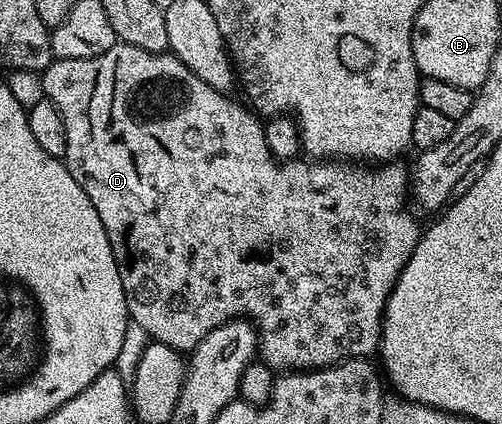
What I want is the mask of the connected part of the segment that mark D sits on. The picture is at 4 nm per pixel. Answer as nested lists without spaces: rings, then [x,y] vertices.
[[[121,41],[114,42],[112,49],[108,49],[108,53],[100,53],[96,57],[54,59],[50,66],[41,72],[40,79],[42,79],[41,94],[45,98],[51,99],[56,105],[56,109],[60,109],[62,114],[64,129],[66,130],[66,154],[64,156],[66,167],[72,173],[72,177],[76,177],[80,189],[84,189],[84,193],[88,193],[88,201],[92,201],[92,205],[96,205],[96,213],[100,213],[100,221],[104,221],[104,233],[108,233],[108,241],[112,245],[112,253],[116,257],[120,281],[124,285],[126,309],[129,318],[133,322],[139,323],[153,342],[168,345],[172,350],[179,353],[189,353],[194,350],[196,345],[200,345],[200,341],[204,341],[204,337],[208,337],[208,333],[212,333],[212,329],[230,323],[234,319],[243,318],[252,321],[254,329],[258,333],[257,354],[260,356],[261,362],[268,364],[276,373],[315,371],[317,367],[331,367],[334,363],[343,363],[346,359],[365,359],[373,356],[373,351],[375,354],[379,350],[382,342],[382,318],[386,312],[386,302],[404,269],[404,265],[412,257],[420,238],[420,226],[418,227],[417,221],[414,220],[413,213],[406,208],[408,188],[411,186],[412,179],[407,169],[405,171],[401,167],[401,162],[386,161],[381,165],[351,165],[346,161],[307,161],[302,157],[279,161],[268,149],[263,120],[249,106],[243,105],[241,107],[240,104],[233,103],[229,99],[231,97],[229,94],[216,90],[212,85],[202,81],[200,77],[196,77],[196,73],[192,73],[192,69],[188,69],[188,65],[180,62],[174,54],[153,55],[136,45],[128,45]]]

